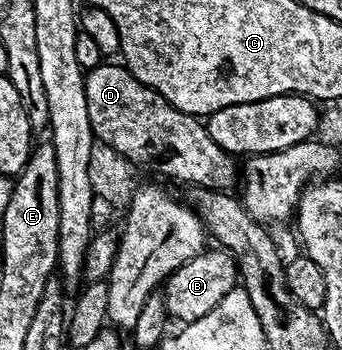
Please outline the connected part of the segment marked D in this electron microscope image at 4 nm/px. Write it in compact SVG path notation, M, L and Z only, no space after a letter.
M101 64L95 66L90 71L87 71L84 76L84 87L86 88L86 108L90 111L90 124L92 125L92 133L97 139L105 142L110 148L116 149L122 157L124 157L132 166L141 168L145 166L148 170L153 170L156 174L165 174L168 178L173 178L176 182L192 182L193 187L206 186L210 190L222 190L225 192L233 189L232 185L237 185L238 182L238 166L235 166L233 155L228 154L222 148L218 148L218 144L214 144L214 140L210 140L210 132L207 125L197 115L187 114L182 112L178 108L174 108L163 98L158 92L154 92L154 88L150 88L146 84L142 84L135 78L134 75L129 72L127 66L123 64L117 64L117 66L107 66L107 64Z

